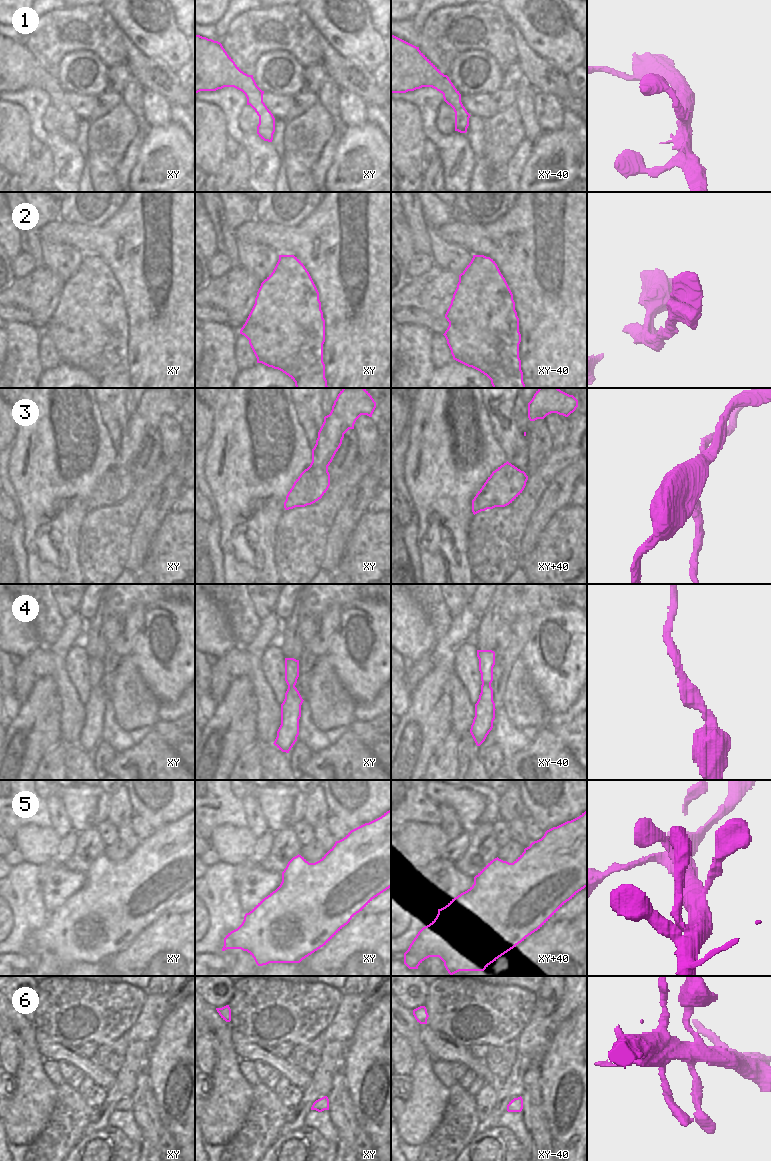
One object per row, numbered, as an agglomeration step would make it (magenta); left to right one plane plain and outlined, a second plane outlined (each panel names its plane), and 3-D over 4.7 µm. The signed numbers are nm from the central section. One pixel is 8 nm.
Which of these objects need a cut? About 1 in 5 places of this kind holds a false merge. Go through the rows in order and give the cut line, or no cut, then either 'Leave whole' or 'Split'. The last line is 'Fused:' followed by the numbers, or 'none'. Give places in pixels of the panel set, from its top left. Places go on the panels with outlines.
1: No split. Leave whole
2: No split. Leave whole
3: No split. Leave whole
4: No split. Leave whole
5: No split. Leave whole
6: No split. Leave whole
Fused: none

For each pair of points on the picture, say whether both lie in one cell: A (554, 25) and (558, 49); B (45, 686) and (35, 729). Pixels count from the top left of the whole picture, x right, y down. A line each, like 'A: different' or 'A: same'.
A: same
B: same

